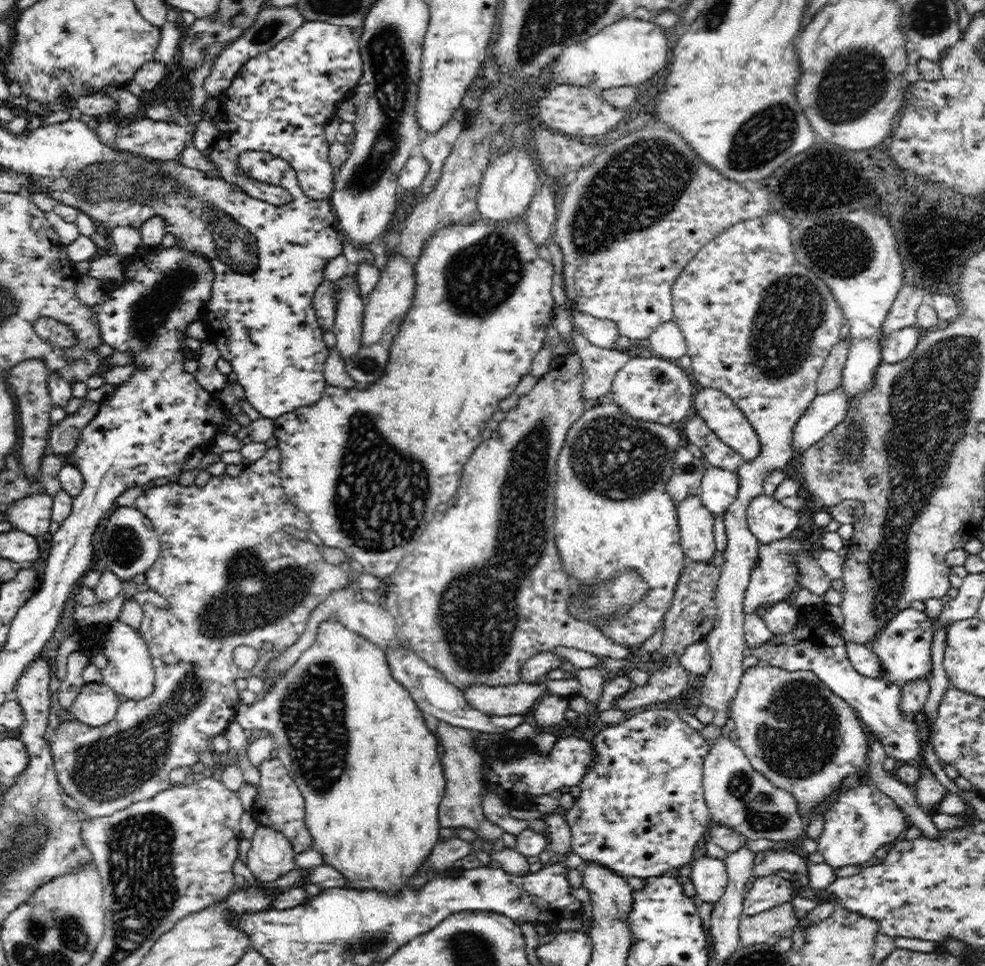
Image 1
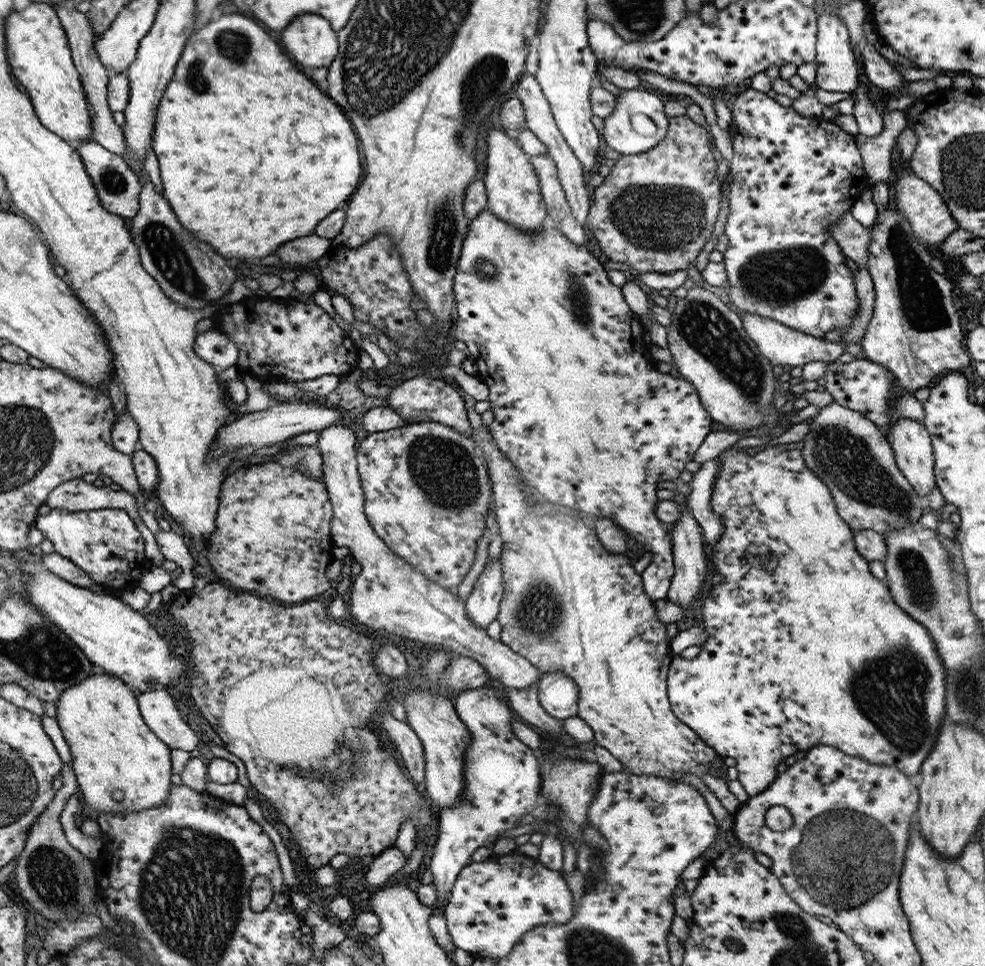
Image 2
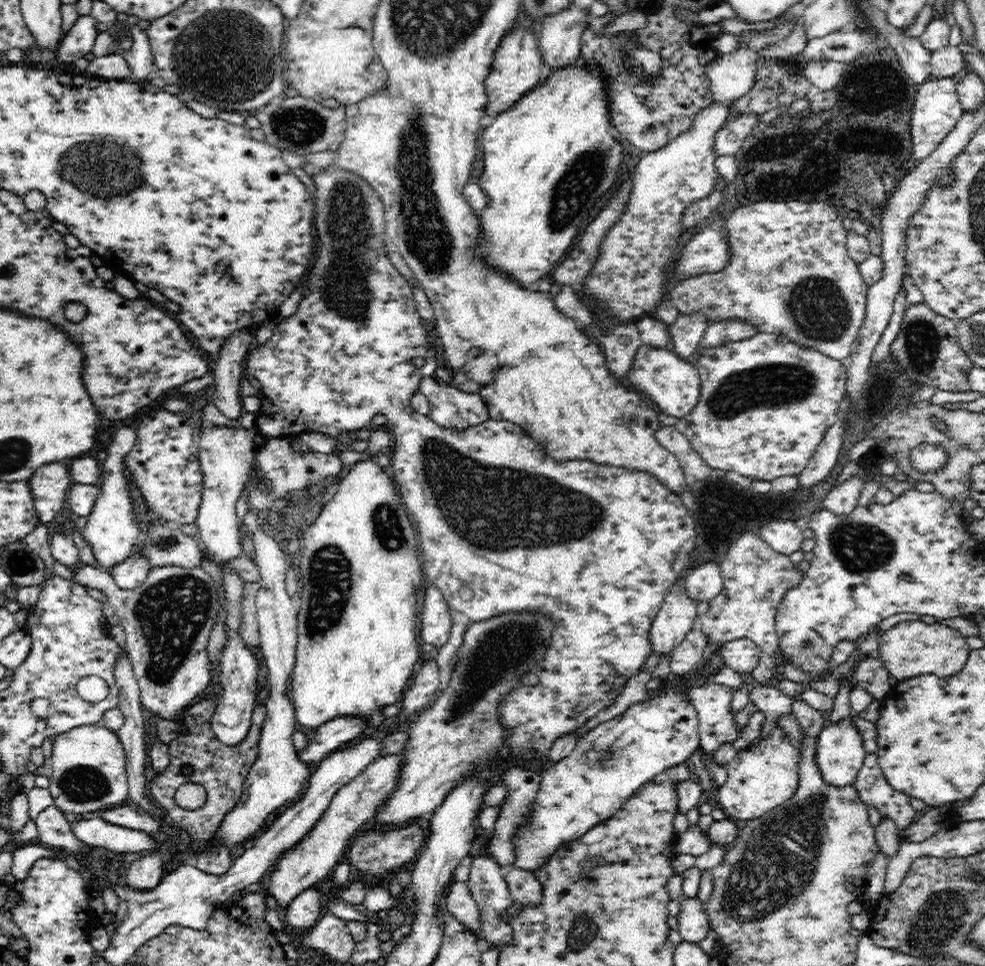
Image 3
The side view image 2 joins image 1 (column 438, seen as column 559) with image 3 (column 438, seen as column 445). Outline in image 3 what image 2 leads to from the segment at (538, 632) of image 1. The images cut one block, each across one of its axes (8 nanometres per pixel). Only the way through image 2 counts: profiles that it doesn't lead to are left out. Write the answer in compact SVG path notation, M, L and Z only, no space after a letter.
M430 376L422 377L418 390L429 400L428 416L444 428L463 429L491 419L479 393L464 392Z

